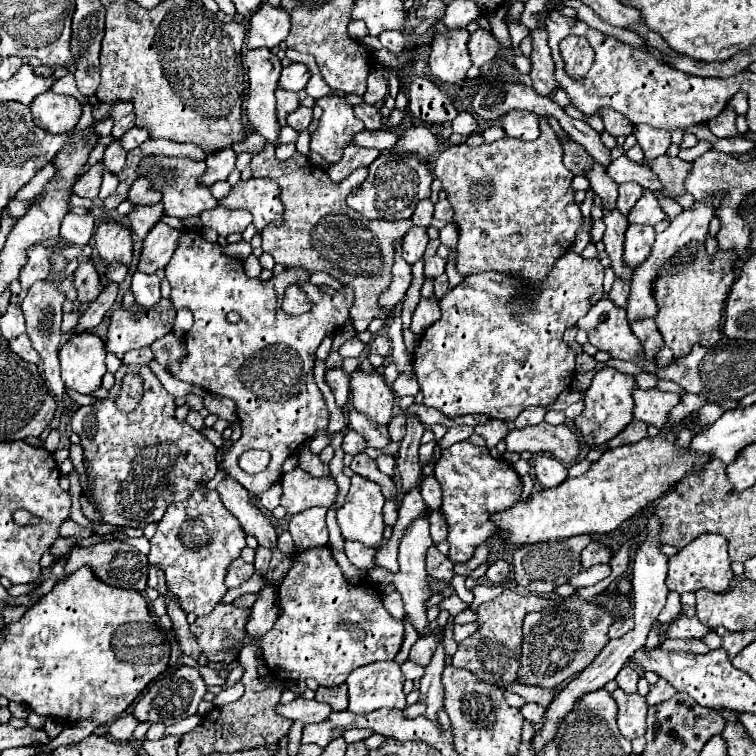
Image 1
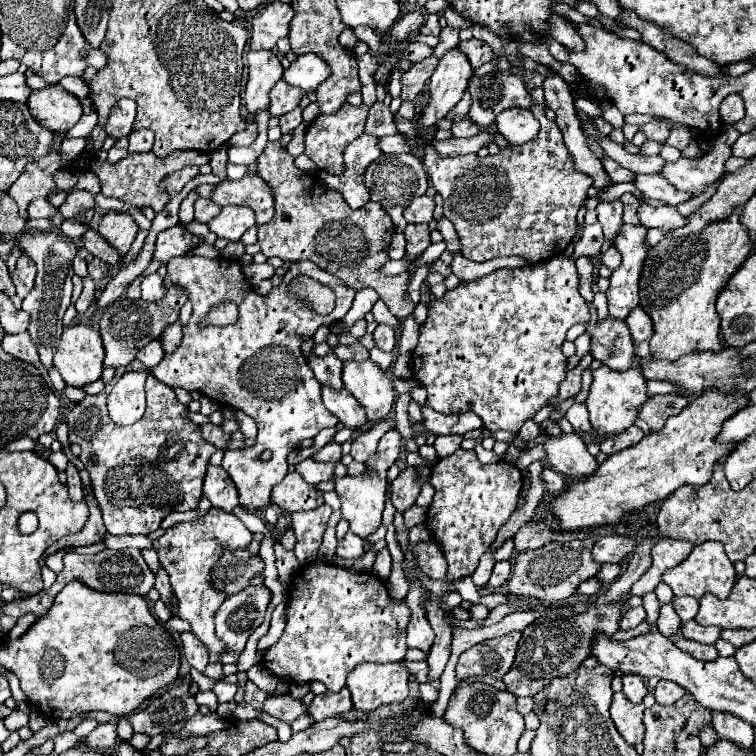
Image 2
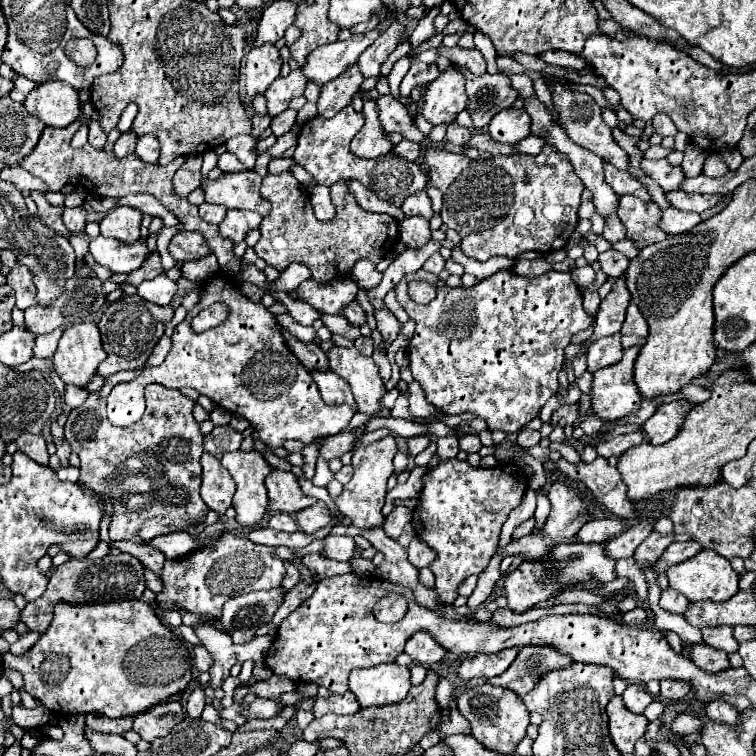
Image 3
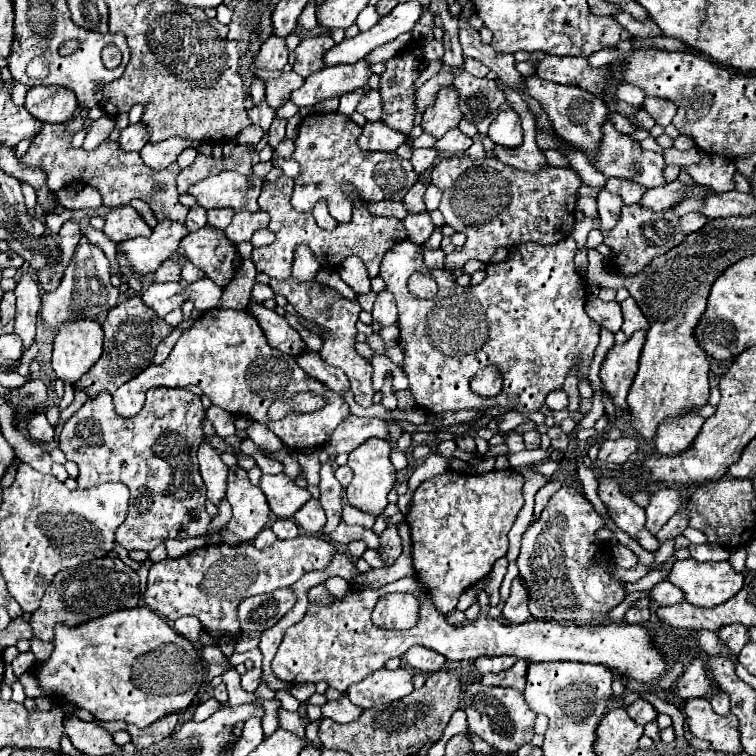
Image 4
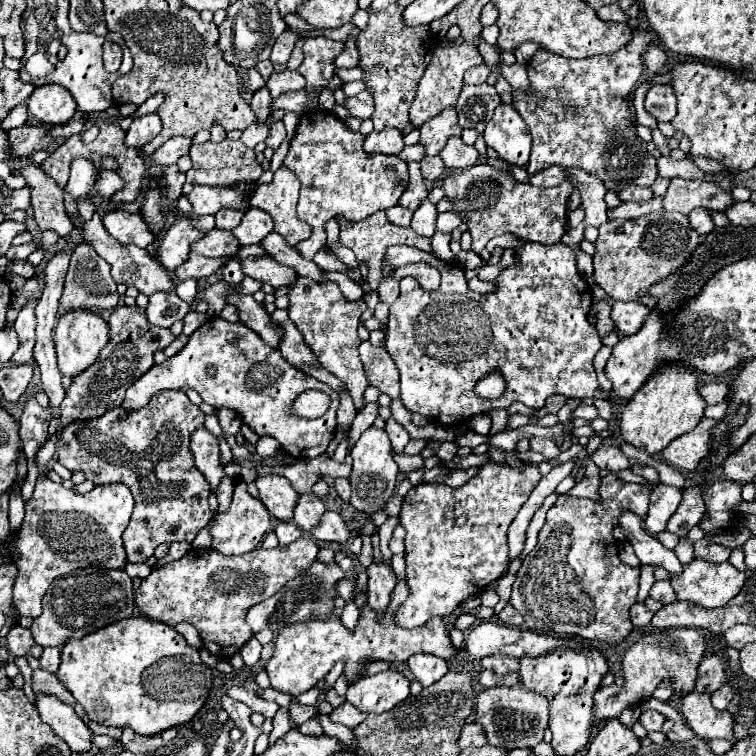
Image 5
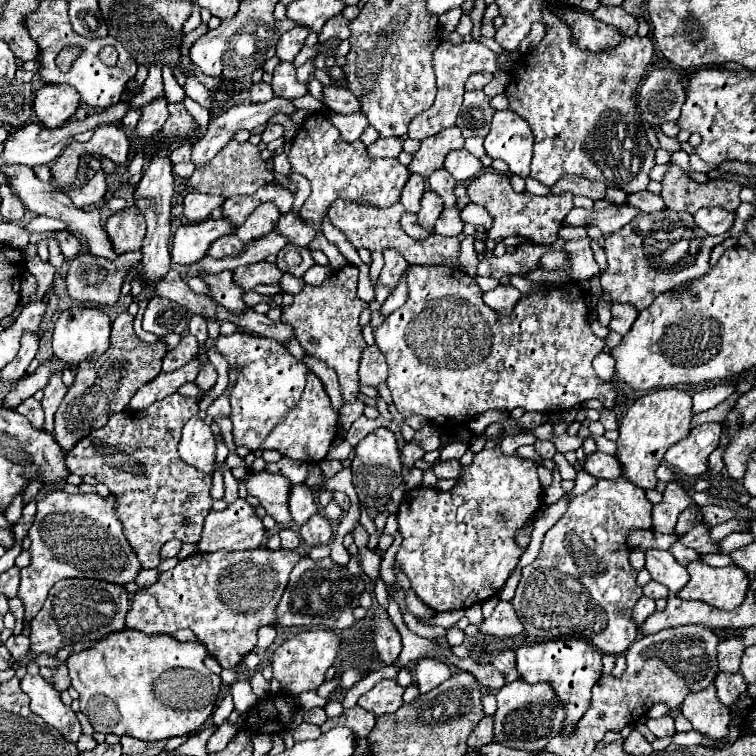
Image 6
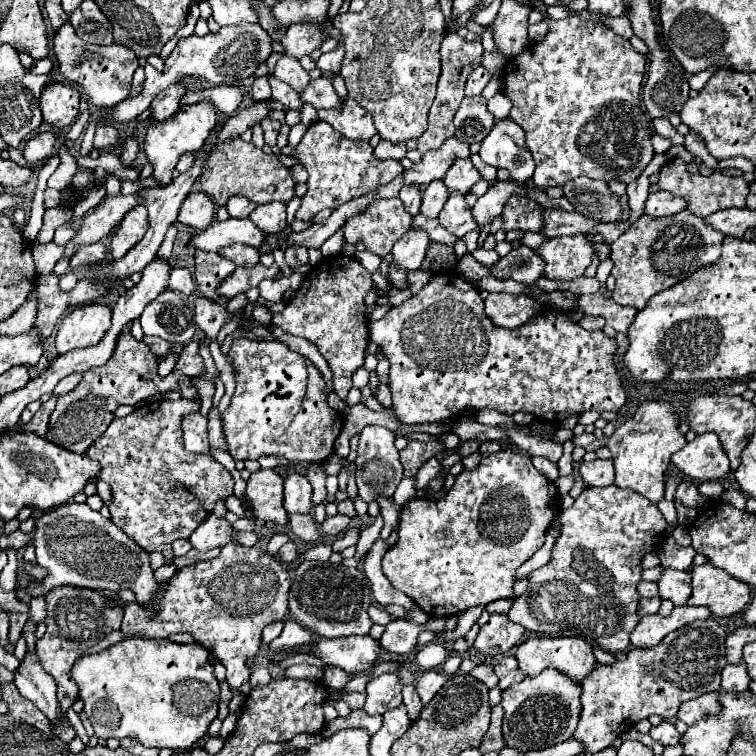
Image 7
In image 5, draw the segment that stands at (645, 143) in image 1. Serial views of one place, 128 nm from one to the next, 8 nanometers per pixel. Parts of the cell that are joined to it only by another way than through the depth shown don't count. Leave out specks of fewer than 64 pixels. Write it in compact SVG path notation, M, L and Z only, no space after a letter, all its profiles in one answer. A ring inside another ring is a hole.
M654 84L646 94L646 110L658 122L670 122L676 116L676 96L672 86Z

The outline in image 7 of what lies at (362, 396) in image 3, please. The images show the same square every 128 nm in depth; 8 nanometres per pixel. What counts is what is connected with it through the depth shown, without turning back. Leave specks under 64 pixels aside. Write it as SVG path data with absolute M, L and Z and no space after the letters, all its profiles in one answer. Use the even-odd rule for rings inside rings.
M336 254L314 266L312 272L304 276L300 290L292 296L286 308L272 316L274 326L292 336L310 340L320 350L334 372L334 392L340 400L346 400L352 388L352 374L364 364L364 350L368 346L364 296L370 288L372 280L366 268L358 264L356 258Z

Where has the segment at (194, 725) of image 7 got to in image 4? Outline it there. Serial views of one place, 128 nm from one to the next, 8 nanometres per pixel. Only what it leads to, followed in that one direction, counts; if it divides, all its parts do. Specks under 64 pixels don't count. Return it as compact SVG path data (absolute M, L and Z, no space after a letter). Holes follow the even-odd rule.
M136 606L136 608L126 608L124 612L110 612L108 616L100 616L96 620L88 620L88 624L78 624L76 628L68 628L66 624L58 624L54 628L56 632L56 638L54 638L54 650L50 654L50 658L46 662L36 662L28 672L38 680L40 684L40 690L44 694L48 692L54 692L60 700L68 702L68 704L74 704L78 708L84 708L88 710L94 718L98 720L124 720L128 724L136 724L138 728L144 728L152 722L156 722L158 718L162 718L164 714L170 714L170 712L180 712L184 710L196 696L202 680L204 680L204 674L206 674L206 668L202 664L202 658L200 658L200 652L196 650L196 646L192 646L186 638L182 638L176 630L172 630L168 626L168 622L164 618L160 618L156 612L152 612L148 606Z

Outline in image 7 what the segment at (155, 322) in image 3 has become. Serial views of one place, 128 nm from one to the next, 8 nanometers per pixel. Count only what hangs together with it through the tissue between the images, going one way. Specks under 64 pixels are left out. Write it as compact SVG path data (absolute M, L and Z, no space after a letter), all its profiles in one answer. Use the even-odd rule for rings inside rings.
M124 330L116 340L116 348L108 364L100 368L90 368L88 372L84 372L84 378L72 392L58 396L58 404L50 416L50 428L46 438L70 452L84 454L86 448L106 432L106 428L114 420L114 412L118 406L136 406L138 402L150 398L156 392L174 391L179 391L183 398L194 396L188 376L181 372L172 372L162 378L158 374L158 358L150 352L150 348L144 342L138 342L130 334L130 330Z

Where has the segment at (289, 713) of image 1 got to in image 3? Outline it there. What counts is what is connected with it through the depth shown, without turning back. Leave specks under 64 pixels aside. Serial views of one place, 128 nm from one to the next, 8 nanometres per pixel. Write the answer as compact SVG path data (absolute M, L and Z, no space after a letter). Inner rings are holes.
M256 698L250 708L242 708L242 714L246 720L252 718L272 718L282 710L282 704L278 700L268 700L268 698Z

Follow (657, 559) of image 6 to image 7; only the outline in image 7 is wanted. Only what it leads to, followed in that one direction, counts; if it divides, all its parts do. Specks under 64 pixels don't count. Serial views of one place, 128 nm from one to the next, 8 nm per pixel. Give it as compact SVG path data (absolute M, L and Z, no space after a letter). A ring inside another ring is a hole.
M662 566L662 578L658 580L660 596L672 600L674 604L686 604L690 596L690 572L680 572L674 568Z

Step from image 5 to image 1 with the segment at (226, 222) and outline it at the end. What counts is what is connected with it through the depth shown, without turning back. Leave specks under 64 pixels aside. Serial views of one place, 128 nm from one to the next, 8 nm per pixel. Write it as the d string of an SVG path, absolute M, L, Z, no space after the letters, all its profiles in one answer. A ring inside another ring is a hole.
M144 156L140 160L140 176L152 182L152 190L162 194L164 214L188 218L198 216L202 210L212 210L218 206L216 198L210 192L210 186L199 184L199 177L206 172L206 162L202 160L184 160L184 158L168 158L168 156Z

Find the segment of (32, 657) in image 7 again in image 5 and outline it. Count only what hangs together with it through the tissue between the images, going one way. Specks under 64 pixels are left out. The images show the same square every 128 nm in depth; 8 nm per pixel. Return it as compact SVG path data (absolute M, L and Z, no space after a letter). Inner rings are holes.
M38 694L36 696L36 708L40 712L40 718L52 726L54 734L60 736L72 750L76 752L88 752L92 748L92 730L84 724L82 718L76 716L74 708L60 702L54 696Z

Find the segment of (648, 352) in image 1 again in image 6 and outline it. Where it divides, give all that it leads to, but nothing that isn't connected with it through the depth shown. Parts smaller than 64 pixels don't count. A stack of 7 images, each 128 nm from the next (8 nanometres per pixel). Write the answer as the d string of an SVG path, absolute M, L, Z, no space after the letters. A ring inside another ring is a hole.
M612 304L610 328L624 336L632 328L636 318L638 318L638 310L632 308L632 304Z

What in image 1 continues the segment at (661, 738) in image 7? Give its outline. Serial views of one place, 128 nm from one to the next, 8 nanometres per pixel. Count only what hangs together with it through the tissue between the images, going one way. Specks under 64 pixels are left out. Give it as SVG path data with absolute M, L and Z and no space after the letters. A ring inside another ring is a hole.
M626 664L626 666L618 672L616 682L618 682L618 686L620 686L624 692L632 694L632 692L636 692L638 678L640 678L640 672L638 672L638 670L634 670L632 666L628 666L628 664Z

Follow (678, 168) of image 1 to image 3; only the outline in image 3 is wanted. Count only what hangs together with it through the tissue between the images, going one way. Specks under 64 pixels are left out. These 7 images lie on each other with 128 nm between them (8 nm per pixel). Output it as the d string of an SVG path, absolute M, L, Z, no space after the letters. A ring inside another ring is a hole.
M552 82L550 84L550 92L552 92L554 108L558 112L558 122L568 132L570 140L576 142L578 146L590 150L590 152L596 152L598 156L602 156L612 166L616 166L620 170L628 170L630 156L616 144L616 140L612 138L612 130L602 122L602 116L600 116L602 108L588 94L566 90L566 86L564 84L558 84L558 82Z

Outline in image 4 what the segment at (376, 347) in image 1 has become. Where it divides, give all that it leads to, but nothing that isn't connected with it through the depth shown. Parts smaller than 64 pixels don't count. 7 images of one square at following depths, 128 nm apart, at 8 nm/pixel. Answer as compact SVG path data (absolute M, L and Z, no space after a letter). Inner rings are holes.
M388 290L380 292L378 300L374 302L372 316L374 316L374 320L376 320L380 326L392 326L392 324L396 324L398 312L396 312L394 298L392 298L392 294L390 294Z

